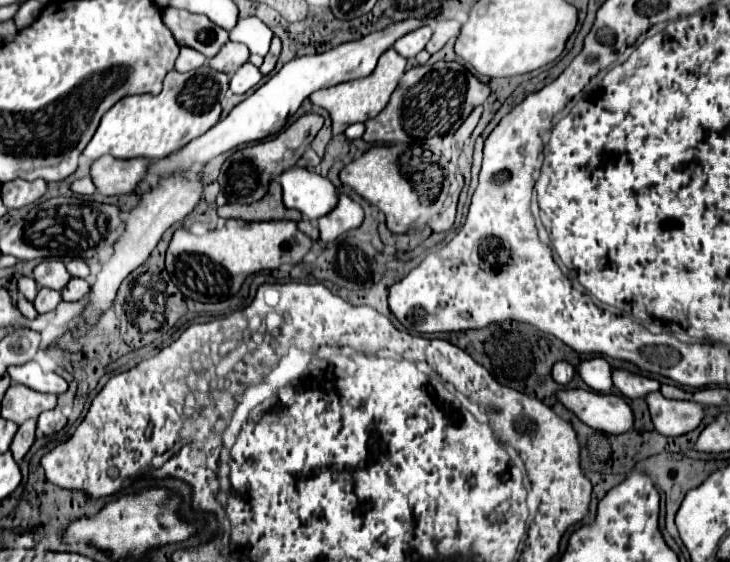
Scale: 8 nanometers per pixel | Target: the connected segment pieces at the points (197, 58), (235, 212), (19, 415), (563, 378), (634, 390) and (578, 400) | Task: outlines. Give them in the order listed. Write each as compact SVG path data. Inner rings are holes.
M181 47L177 62L175 62L175 70L189 72L189 70L201 68L203 64L207 64L207 58L201 52L195 52L193 48Z
M273 180L269 192L253 204L225 204L217 208L221 218L241 218L247 222L269 222L269 220L301 220L301 212L285 208L281 200L281 186Z
M13 384L3 398L1 418L11 420L15 424L23 424L25 420L37 420L37 416L45 410L53 410L57 406L55 394L39 394L23 384Z
M557 362L557 364L553 366L553 380L555 380L557 384L561 384L561 386L569 384L569 382L573 380L573 374L575 374L575 370L573 370L573 366L567 364L567 362Z
M615 370L613 372L613 384L615 388L621 390L623 396L637 400L637 398L645 398L651 392L659 390L659 382L655 378L647 378L641 374L631 374L627 370Z
M563 390L559 400L587 426L605 434L623 434L633 428L633 412L621 396L591 390Z

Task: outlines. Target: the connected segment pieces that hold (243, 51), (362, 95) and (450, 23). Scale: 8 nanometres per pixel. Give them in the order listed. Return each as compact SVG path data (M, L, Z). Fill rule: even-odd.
M229 42L223 46L223 50L213 56L209 60L209 66L219 70L219 72L225 72L225 74L235 74L235 70L239 70L245 62L249 60L249 50L245 44L237 44L237 42Z
M389 48L379 58L379 64L377 64L377 68L375 68L375 72L371 76L357 78L357 80L351 80L351 82L343 82L343 84L331 86L331 88L317 90L317 92L313 92L309 96L309 100L315 106L321 106L321 108L325 108L331 114L333 134L343 134L347 126L351 126L355 122L365 122L369 118L375 118L387 106L393 90L399 84L399 78L405 74L405 68L407 68L407 60L401 54L397 54L393 48Z
M441 20L441 22L437 22L435 24L435 34L427 44L427 52L435 54L437 50L441 50L447 44L449 38L459 34L459 28L461 28L461 24L457 20Z

